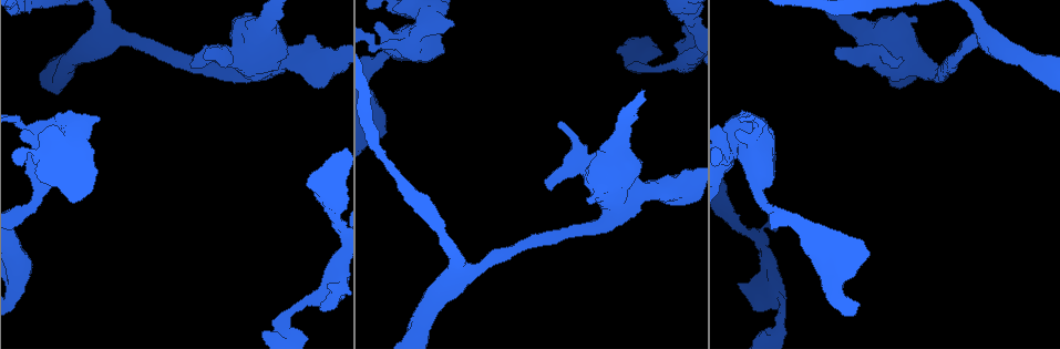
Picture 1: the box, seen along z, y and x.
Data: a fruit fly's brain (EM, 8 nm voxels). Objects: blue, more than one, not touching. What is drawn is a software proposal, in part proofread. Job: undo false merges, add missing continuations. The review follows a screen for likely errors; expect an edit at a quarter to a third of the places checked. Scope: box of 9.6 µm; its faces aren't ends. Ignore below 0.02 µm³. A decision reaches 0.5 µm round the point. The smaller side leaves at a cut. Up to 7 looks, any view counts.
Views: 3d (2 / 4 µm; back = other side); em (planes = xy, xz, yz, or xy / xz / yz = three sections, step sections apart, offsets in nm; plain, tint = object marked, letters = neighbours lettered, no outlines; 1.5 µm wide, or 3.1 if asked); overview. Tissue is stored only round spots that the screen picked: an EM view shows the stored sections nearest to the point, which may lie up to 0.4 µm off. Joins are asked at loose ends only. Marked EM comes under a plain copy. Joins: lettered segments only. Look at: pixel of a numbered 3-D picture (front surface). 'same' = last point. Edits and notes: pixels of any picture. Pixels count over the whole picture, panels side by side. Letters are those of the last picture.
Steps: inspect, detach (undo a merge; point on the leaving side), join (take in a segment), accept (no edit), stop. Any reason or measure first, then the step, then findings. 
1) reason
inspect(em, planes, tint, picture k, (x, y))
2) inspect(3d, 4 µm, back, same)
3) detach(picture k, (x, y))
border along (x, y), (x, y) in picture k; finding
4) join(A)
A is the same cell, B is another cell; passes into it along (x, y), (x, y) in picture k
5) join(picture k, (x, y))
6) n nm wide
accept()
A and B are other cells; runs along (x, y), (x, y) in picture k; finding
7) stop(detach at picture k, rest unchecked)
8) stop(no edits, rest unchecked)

branch stops here
inspect(em, planes, letters, picture 1, (684, 26))

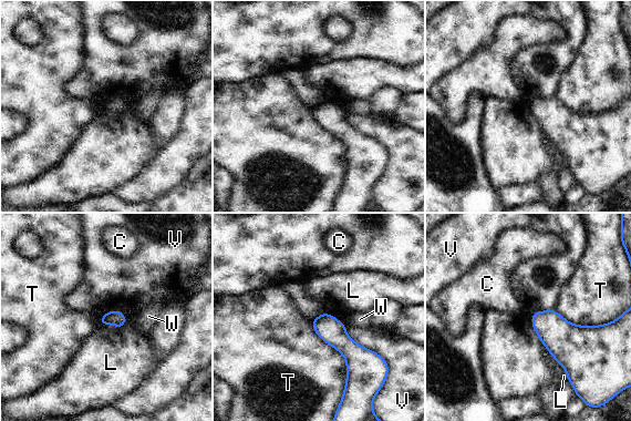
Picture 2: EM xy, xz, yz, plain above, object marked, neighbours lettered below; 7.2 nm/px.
T touches over 600 nm
accept()
C, L, T, V and W are other cells; none of them fits

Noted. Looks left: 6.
thick turns thin
inspect(em, xz, step 8, tint, picture 1, (28, 127))

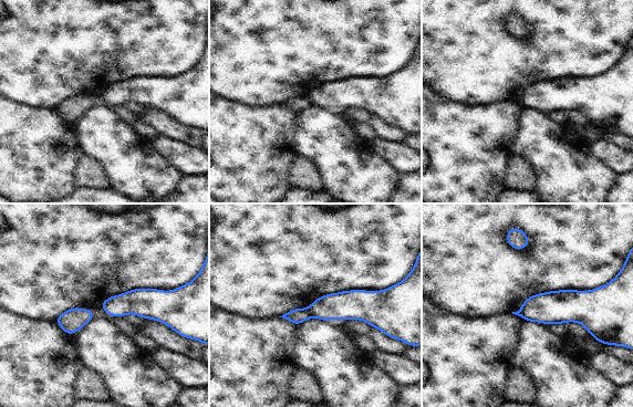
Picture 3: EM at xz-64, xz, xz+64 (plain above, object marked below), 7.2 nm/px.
cut it another way
inspect(em, planes, letters, same)

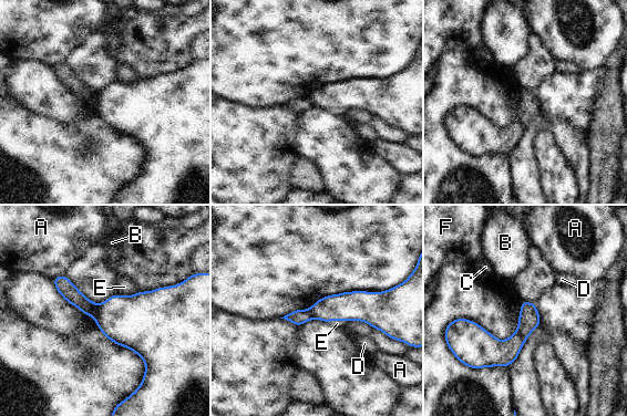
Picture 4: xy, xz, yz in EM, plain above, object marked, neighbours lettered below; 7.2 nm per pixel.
150 nm wide
detach(picture 4, (70, 292))
A, B, C, D, E and F are other cells; the part that leaves runs along (57, 281), (94, 313) in picture 4; two neurons meet here

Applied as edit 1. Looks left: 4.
redraw
inspect(overview)

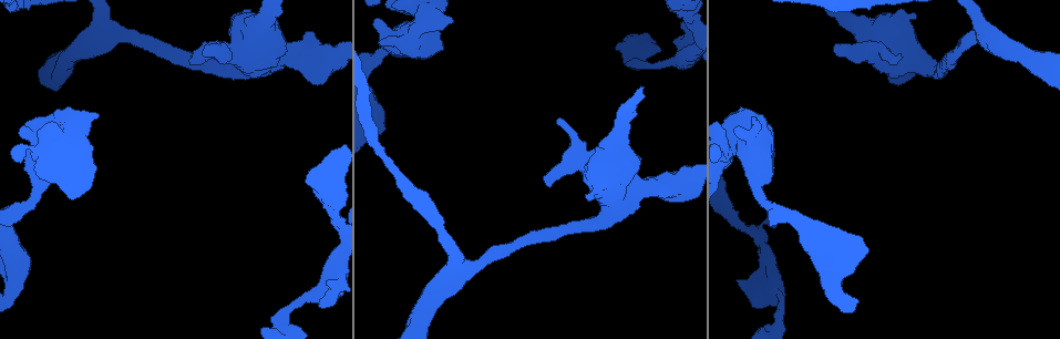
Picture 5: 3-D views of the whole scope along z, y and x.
thick end
inspect(em, 3.1 µm, xz, step 16, letters, picture 5, (908, 18))

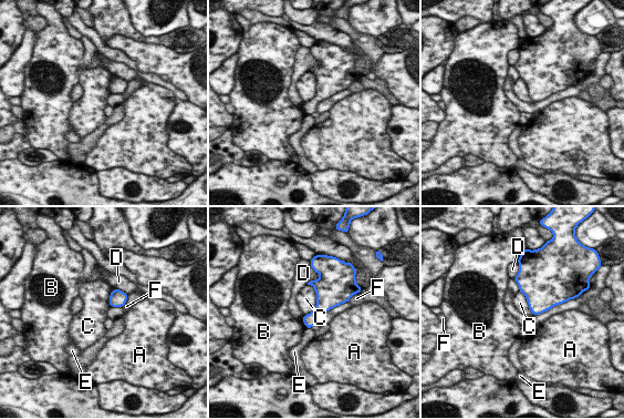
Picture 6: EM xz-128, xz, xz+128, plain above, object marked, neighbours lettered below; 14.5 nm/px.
inspect(em, 3.1 µm, yz, step 8, letters, same)

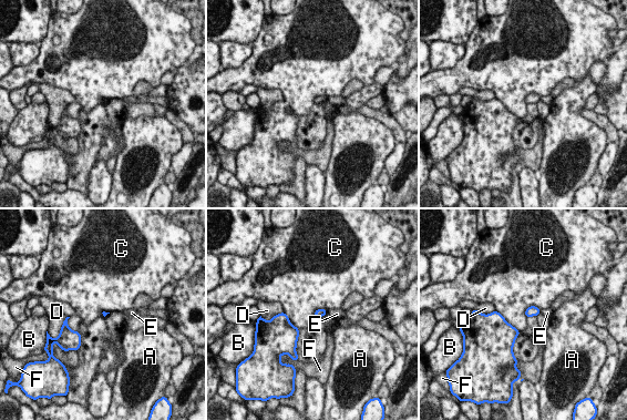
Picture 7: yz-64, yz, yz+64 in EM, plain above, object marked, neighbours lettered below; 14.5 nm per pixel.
accept()
A, B, C, D, E and F are other cells; no lettered segment goes on from it

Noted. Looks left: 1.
stop(detach at picture 4, rest unchecked)

